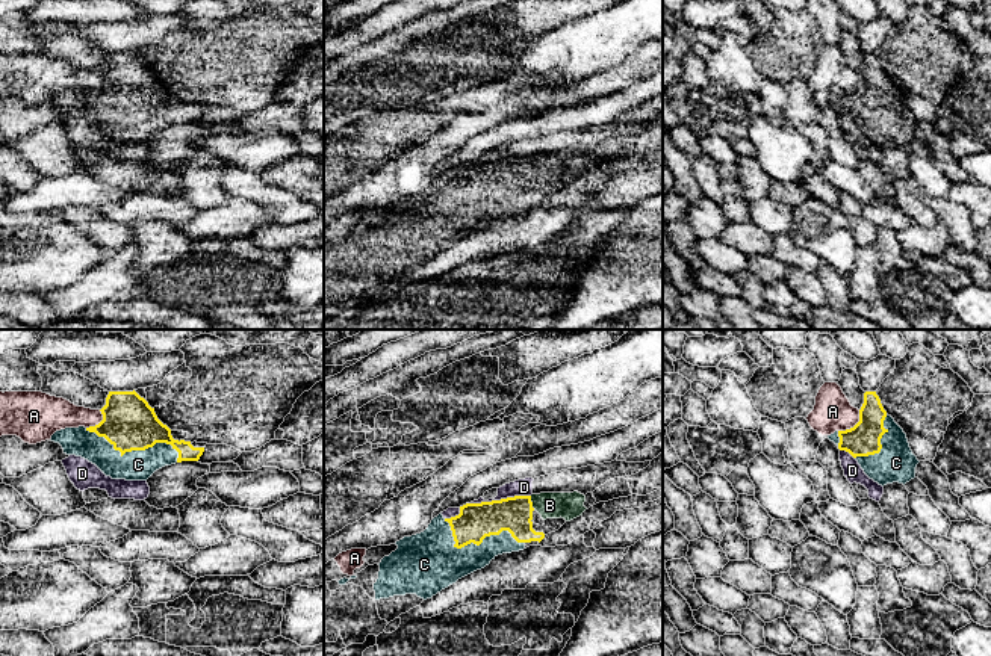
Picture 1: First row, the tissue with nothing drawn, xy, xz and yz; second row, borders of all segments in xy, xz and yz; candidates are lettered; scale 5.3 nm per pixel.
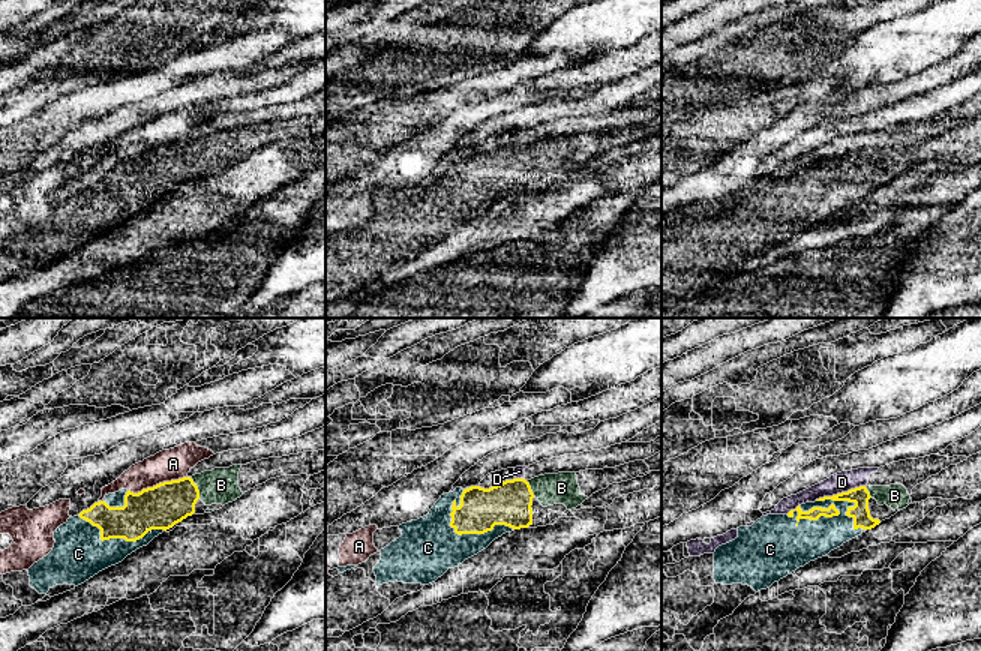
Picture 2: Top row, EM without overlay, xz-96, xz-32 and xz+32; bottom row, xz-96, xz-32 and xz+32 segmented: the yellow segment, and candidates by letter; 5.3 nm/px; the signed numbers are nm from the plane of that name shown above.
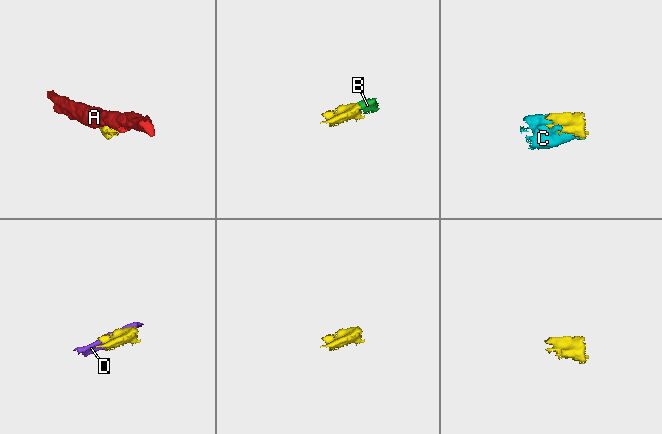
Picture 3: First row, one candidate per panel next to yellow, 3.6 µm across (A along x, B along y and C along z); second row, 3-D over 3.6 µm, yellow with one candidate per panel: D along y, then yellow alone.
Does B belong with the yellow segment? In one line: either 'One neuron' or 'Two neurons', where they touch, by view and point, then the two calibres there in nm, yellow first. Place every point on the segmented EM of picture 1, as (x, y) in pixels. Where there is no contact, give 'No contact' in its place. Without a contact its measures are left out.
One neuron. Touches yellow at xz (531, 502). Thickness 190 nm (yellow) against 140 nm

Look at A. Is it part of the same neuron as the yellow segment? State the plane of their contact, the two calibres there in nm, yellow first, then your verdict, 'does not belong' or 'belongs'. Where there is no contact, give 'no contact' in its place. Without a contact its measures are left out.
meets yellow in yz; 180 nm thick on the yellow side, 200 nm on the other; does not belong

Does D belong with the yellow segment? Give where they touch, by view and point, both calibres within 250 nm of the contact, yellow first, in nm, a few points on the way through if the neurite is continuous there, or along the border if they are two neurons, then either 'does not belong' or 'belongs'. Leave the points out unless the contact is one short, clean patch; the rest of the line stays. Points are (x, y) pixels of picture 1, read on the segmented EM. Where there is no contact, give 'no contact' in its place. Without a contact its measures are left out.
contact xz (501, 499); calibres 200 and 100 nm; border xz (530, 495), (515, 495), (471, 504); does not belong

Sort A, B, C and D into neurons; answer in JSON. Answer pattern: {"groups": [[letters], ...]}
{"groups": [["A"], ["B", "C"], ["D"]]}

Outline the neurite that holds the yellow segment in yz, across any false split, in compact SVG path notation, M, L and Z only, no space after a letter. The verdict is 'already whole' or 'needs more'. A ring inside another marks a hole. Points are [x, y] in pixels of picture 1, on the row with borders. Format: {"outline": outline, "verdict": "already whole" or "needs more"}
{"outline": "M876 391L864 393L859 422L853 428L835 431L828 438L840 450L849 452L864 473L882 487L893 482L905 485L915 478L920 461L903 429L884 410Z", "verdict": "needs more"}

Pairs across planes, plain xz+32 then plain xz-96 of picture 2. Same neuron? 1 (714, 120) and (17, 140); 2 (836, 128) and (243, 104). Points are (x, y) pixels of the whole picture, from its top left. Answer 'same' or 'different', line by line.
1: same
2: same

